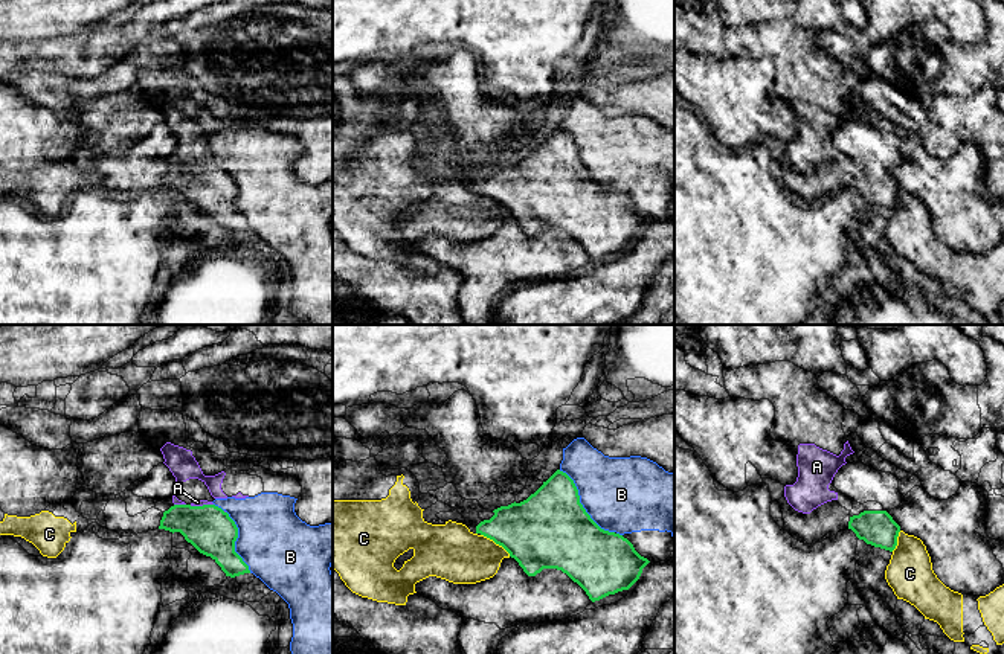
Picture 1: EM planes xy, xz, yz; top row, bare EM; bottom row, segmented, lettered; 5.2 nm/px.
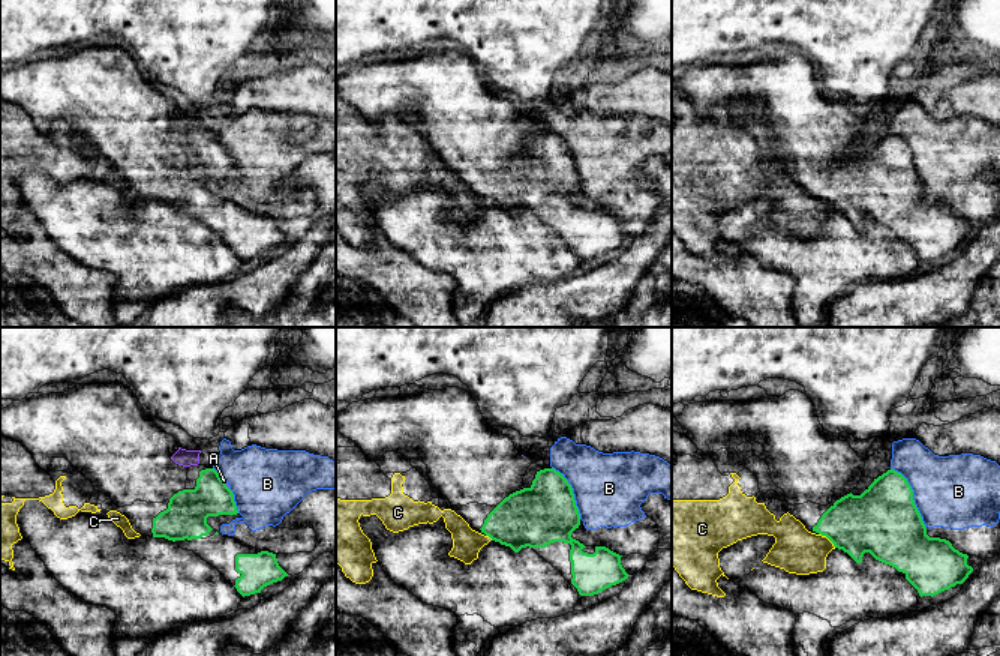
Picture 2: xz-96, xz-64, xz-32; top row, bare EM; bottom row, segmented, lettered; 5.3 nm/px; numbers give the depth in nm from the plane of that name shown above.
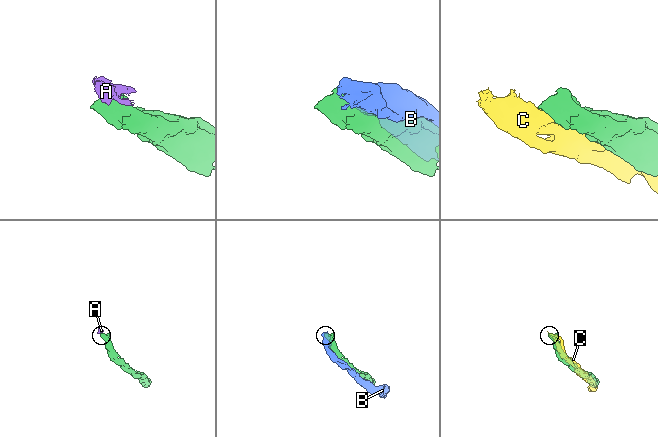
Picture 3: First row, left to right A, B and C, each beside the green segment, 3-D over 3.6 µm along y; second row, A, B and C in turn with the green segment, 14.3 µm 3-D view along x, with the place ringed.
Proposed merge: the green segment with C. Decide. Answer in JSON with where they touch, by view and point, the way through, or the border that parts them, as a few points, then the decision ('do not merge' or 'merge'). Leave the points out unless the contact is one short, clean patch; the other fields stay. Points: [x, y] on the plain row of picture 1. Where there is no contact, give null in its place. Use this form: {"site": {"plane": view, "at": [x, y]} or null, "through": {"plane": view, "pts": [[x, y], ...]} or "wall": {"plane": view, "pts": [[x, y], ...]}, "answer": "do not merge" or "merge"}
{"site": {"plane": "xz", "at": [496, 201]}, "answer": "do not merge"}

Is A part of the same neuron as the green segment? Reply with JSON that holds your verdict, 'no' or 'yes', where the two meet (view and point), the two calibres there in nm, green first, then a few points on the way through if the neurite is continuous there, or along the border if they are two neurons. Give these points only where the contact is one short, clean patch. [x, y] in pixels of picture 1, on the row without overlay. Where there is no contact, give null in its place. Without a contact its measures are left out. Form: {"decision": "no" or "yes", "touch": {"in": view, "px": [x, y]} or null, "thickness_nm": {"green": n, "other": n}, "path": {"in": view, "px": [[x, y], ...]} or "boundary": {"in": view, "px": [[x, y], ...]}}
{"decision": "no", "touch": {"in": "xy", "px": [200, 165]}, "thickness_nm": {"green": 240, "other": 30}, "boundary": {"in": "xy", "px": [[212, 162], [189, 163]]}}

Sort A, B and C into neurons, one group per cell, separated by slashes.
A B / C

